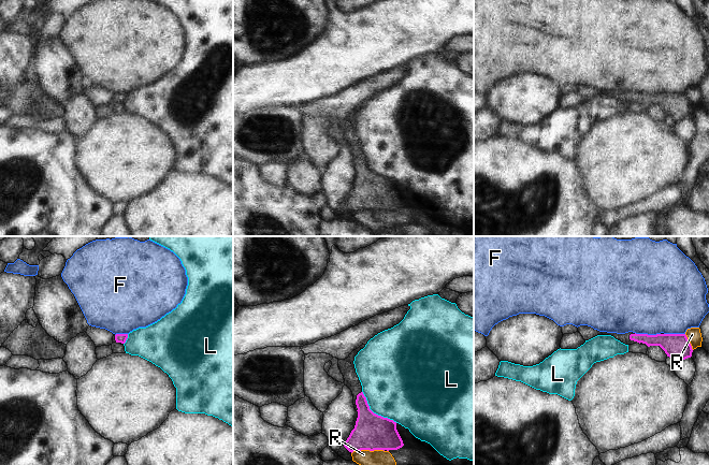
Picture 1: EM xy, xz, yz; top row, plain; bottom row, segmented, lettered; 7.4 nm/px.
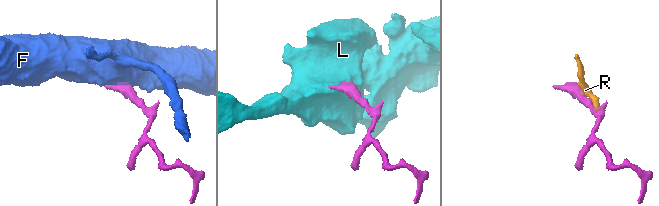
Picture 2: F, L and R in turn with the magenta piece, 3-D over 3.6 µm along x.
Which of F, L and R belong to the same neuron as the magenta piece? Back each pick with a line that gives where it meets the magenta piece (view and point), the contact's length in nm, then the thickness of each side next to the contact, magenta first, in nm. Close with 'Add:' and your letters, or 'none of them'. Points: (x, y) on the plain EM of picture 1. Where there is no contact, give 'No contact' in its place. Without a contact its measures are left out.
Add: none of them

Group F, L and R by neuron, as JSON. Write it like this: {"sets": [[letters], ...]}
{"sets": [["F"], ["L"], ["R"]]}

